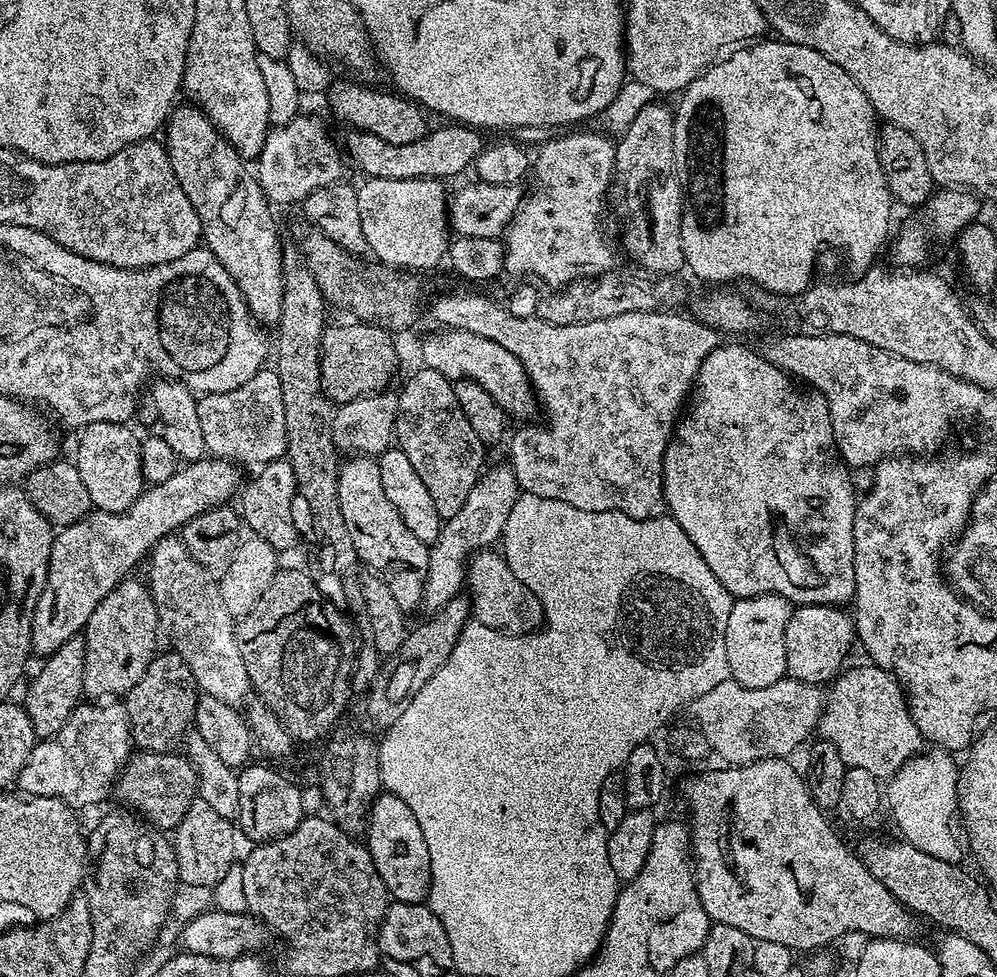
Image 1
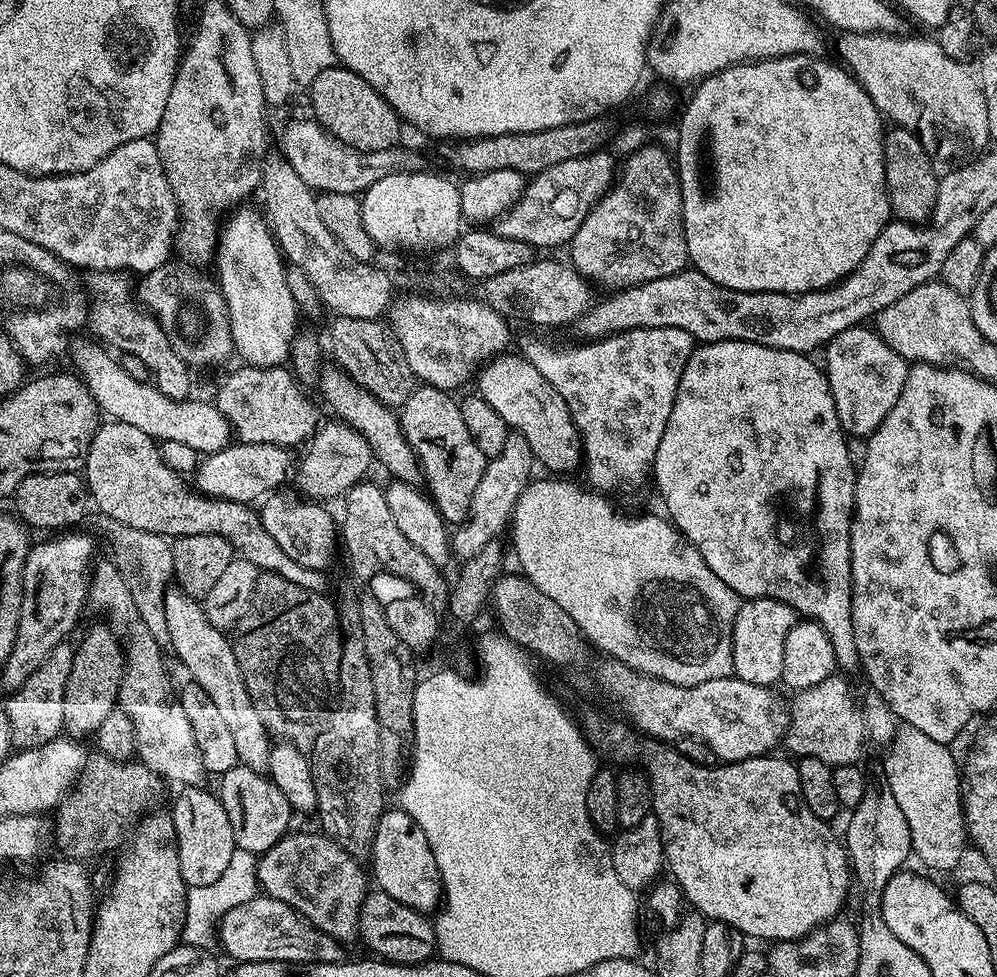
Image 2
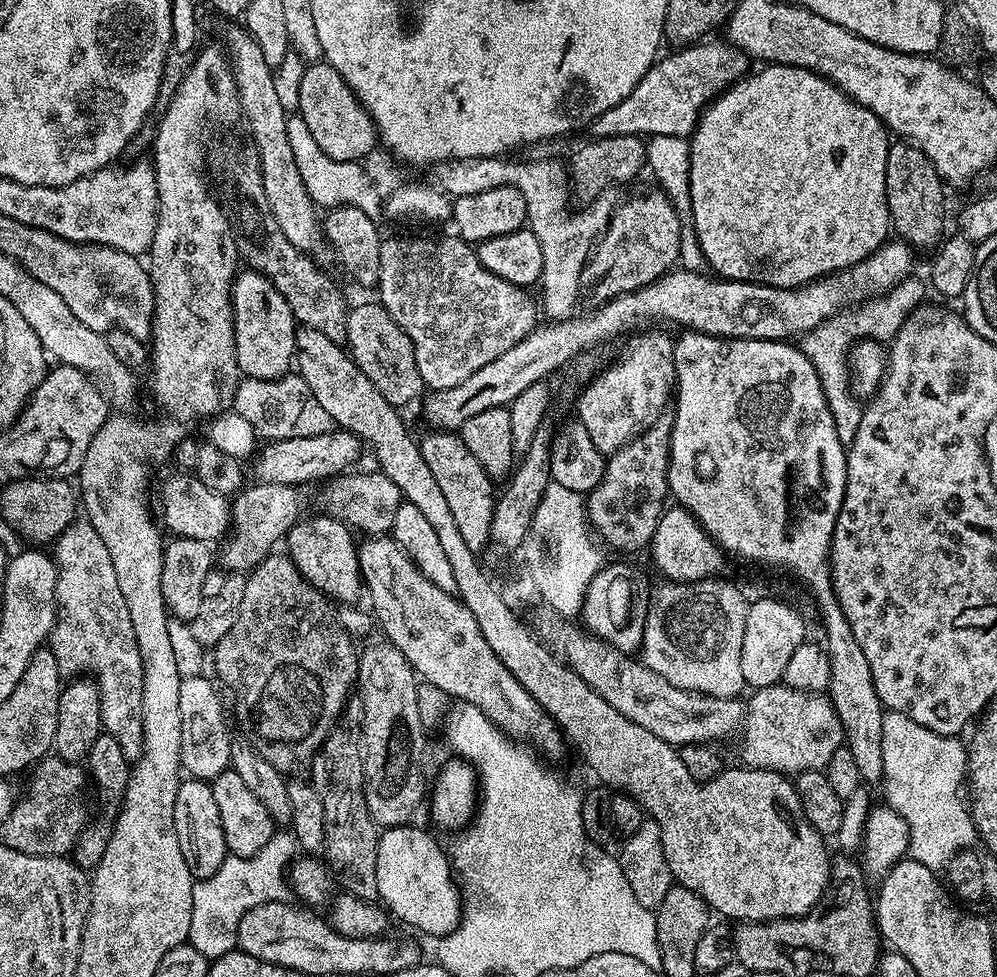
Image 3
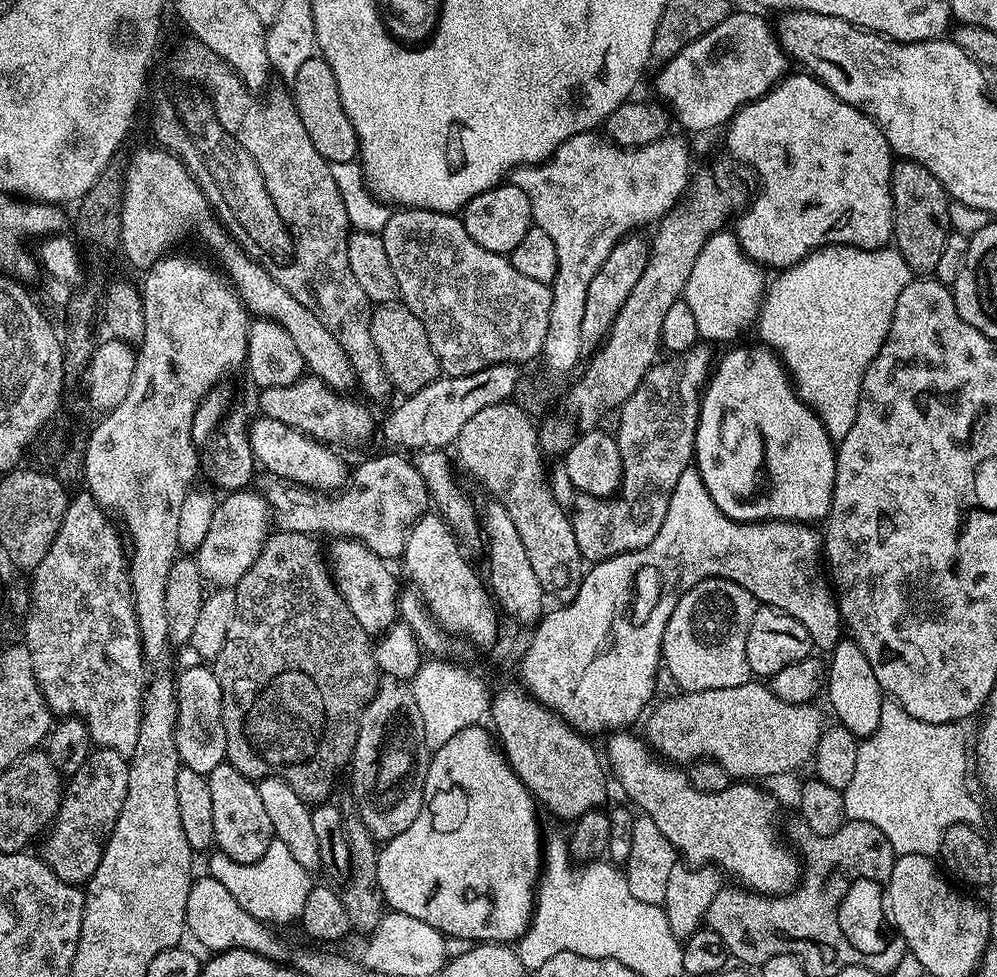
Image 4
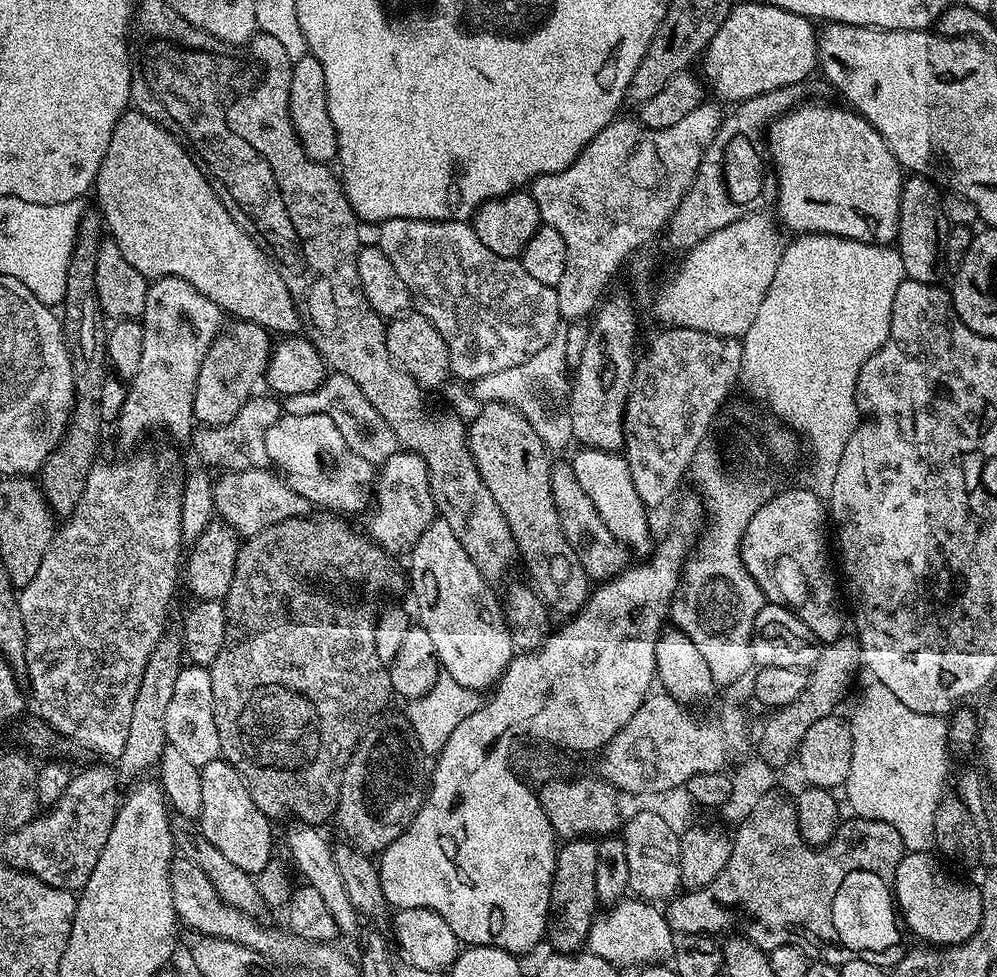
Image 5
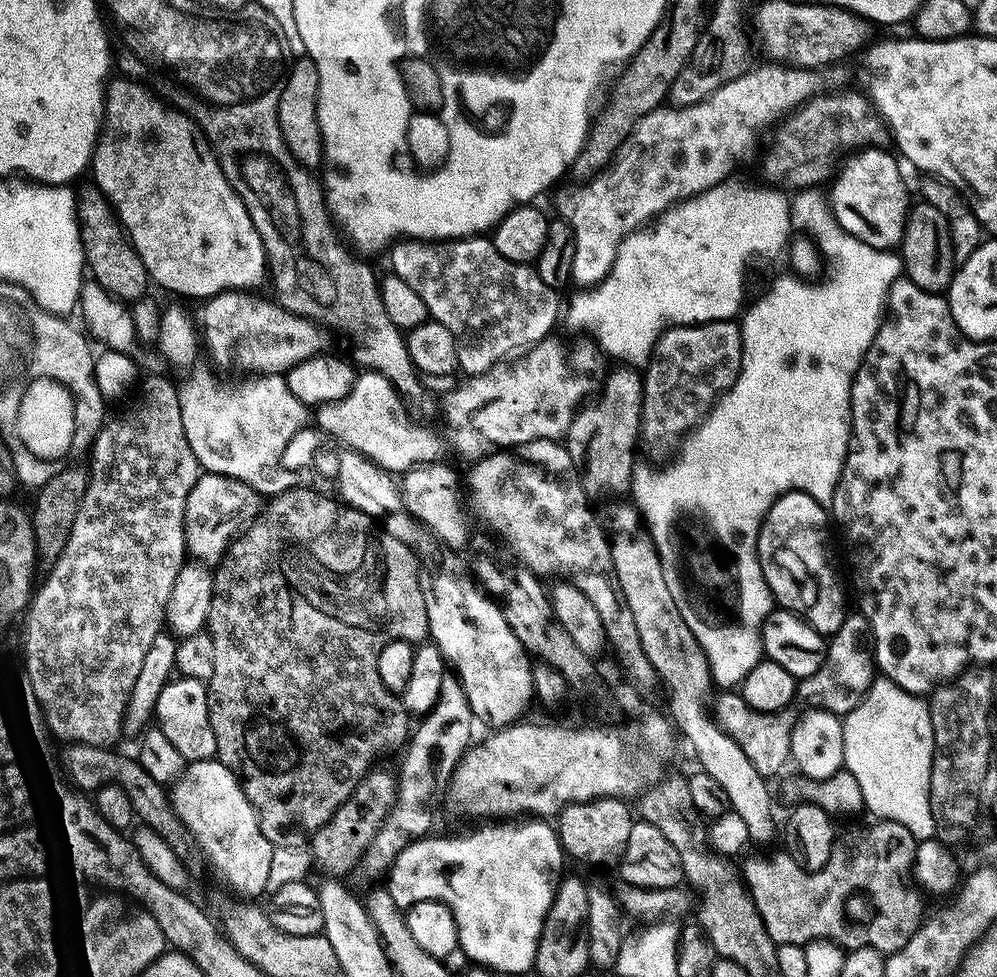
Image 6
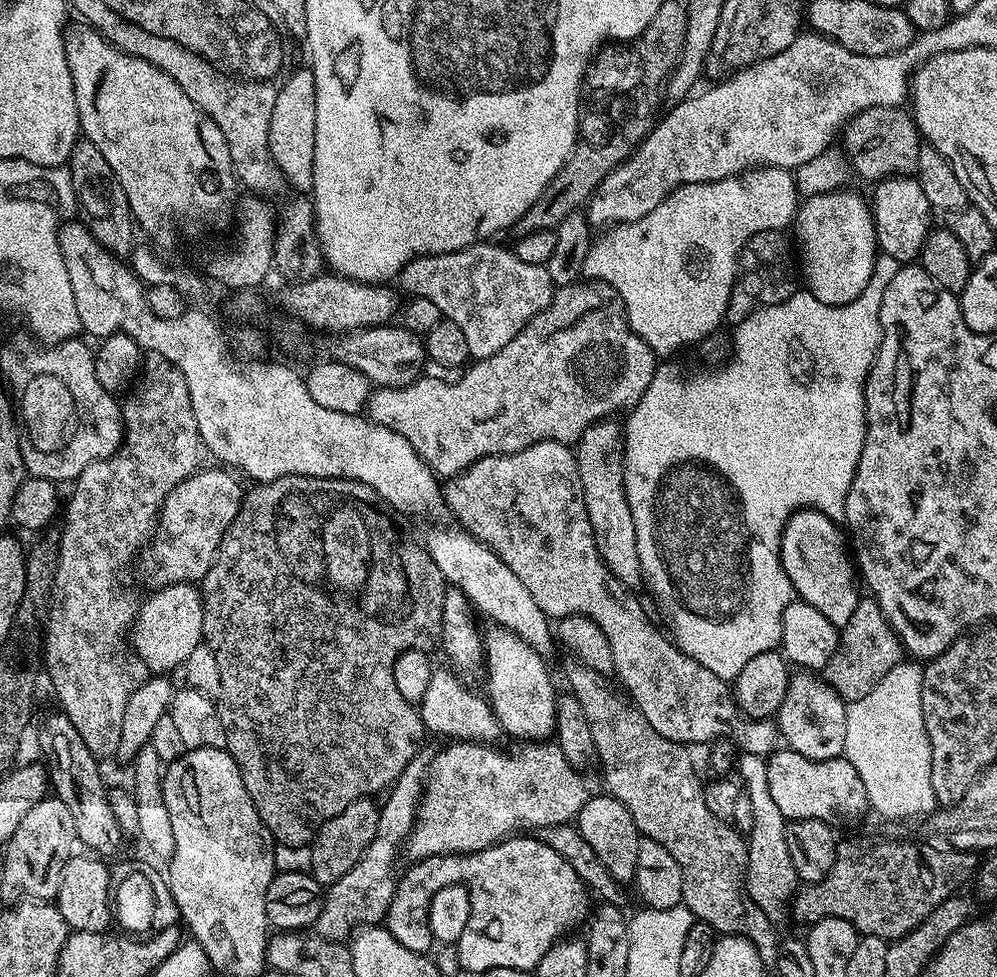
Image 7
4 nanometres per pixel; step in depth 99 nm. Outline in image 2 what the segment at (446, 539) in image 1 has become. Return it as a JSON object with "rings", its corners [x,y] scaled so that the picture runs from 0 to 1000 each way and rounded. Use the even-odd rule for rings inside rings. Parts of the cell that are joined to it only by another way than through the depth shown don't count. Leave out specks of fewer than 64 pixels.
{"rings":[[[511,441],[508,456],[504,456],[504,461],[499,461],[499,465],[485,476],[483,490],[479,492],[473,507],[469,531],[452,546],[451,565],[456,572],[458,569],[458,574],[473,573],[479,567],[479,563],[487,559],[487,555],[498,552],[503,548],[501,545],[511,539],[520,510],[535,490],[534,475],[536,476],[536,468],[532,461],[532,452],[528,452],[524,444]]]}

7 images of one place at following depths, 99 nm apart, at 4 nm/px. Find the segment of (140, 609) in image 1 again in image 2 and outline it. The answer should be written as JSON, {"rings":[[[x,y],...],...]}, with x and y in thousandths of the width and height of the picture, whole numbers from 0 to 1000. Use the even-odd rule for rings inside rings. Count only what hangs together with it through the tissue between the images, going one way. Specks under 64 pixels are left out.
{"rings":[[[107,638],[104,639],[94,640],[81,653],[80,660],[77,658],[74,663],[74,678],[70,682],[70,695],[66,698],[64,732],[64,749],[72,755],[91,754],[118,725],[126,667],[121,656],[120,659],[116,656],[117,648]]]}

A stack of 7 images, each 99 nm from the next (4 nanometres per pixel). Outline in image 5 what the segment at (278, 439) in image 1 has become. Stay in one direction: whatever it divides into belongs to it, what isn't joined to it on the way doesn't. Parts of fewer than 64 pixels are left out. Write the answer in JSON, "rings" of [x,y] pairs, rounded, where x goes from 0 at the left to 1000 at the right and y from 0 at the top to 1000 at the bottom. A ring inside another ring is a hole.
{"rings":[[[326,384],[325,390],[315,399],[311,399],[307,403],[288,406],[284,410],[283,418],[286,423],[291,425],[328,426],[343,442],[347,456],[373,476],[384,475],[399,462],[395,440],[391,440],[391,436],[387,436],[383,424],[379,424],[379,420],[375,420],[375,416],[371,416],[371,411],[363,403],[363,399],[346,385]]]}

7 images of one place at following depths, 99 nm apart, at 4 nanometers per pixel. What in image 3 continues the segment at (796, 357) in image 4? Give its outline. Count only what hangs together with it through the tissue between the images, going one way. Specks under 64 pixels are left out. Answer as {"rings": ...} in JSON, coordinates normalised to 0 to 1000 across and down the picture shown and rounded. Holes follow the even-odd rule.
{"rings":[[[920,285],[909,286],[901,293],[897,293],[894,297],[887,300],[886,303],[868,306],[866,311],[856,314],[854,317],[840,319],[838,323],[832,324],[828,330],[824,330],[815,340],[809,340],[801,349],[801,356],[806,359],[808,366],[812,366],[812,371],[816,371],[816,379],[820,379],[820,387],[824,391],[824,399],[828,403],[828,411],[832,416],[832,424],[837,424],[837,436],[841,440],[841,452],[845,452],[848,456],[857,452],[857,444],[861,444],[861,432],[865,432],[865,414],[859,402],[855,400],[851,359],[854,358],[855,351],[857,351],[858,348],[864,348],[864,350],[870,350],[872,348],[882,350],[894,349],[901,337],[907,333],[907,327],[910,325],[918,315],[922,315],[928,310],[928,288],[926,291],[925,288],[919,286]]]}

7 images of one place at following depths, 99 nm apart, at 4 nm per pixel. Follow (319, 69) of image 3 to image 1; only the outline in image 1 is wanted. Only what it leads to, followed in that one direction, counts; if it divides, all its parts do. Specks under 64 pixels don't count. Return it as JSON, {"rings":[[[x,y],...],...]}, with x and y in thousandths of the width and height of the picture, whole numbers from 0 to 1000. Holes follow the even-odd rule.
{"rings":[[[338,81],[329,90],[327,100],[333,115],[350,132],[375,137],[375,141],[383,141],[383,145],[391,145],[395,149],[403,149],[407,145],[419,145],[431,133],[430,120],[420,106],[398,96],[396,93],[379,94],[365,84],[354,84],[352,81]]]}

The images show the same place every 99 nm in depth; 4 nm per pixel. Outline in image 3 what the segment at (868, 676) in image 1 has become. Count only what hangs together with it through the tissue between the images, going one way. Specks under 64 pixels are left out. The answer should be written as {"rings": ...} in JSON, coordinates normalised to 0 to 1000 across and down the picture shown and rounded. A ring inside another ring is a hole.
{"rings":[[[785,698],[759,704],[753,711],[744,742],[749,785],[787,792],[829,787],[837,768],[848,760],[847,744],[829,711],[796,706]]]}

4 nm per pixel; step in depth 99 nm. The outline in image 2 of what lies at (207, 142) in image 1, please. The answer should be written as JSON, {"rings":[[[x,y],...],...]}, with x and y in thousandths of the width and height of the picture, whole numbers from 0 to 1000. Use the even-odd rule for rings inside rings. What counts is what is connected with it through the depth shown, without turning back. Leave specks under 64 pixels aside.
{"rings":[[[249,211],[238,212],[224,226],[223,232],[220,234],[215,259],[215,271],[217,270],[215,282],[223,297],[231,321],[236,363],[242,364],[245,367],[242,369],[246,374],[255,377],[279,377],[290,367],[293,352],[298,346],[297,322],[299,322],[299,316],[295,309],[295,301],[291,301],[289,274],[285,259],[281,257],[281,250],[273,237],[272,229],[260,212],[258,214],[245,212]]]}

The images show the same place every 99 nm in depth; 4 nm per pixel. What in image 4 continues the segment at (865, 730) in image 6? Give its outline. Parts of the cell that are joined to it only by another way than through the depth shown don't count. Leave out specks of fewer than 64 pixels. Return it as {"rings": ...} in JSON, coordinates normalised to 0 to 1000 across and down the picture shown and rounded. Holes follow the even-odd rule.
{"rings":[[[888,715],[885,735],[881,735],[881,747],[862,758],[861,784],[857,784],[857,796],[847,812],[847,834],[851,839],[873,841],[881,845],[893,862],[900,876],[925,874],[929,878],[942,873],[947,852],[958,843],[973,843],[983,839],[979,823],[967,815],[967,781],[973,776],[973,762],[967,758],[962,740],[934,741],[925,739],[913,731],[898,716]]]}

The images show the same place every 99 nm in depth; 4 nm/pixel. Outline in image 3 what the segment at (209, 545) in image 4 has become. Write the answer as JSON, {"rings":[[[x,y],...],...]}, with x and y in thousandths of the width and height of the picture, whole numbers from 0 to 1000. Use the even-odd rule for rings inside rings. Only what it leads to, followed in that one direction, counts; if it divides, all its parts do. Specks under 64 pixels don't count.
{"rings":[[[253,493],[253,496],[245,497],[241,499],[239,504],[237,504],[235,511],[232,513],[232,537],[231,544],[228,546],[227,552],[224,554],[225,562],[222,565],[219,565],[219,577],[226,581],[229,584],[229,588],[248,588],[253,584],[257,578],[262,577],[264,573],[269,570],[269,568],[274,564],[273,561],[277,556],[284,554],[286,550],[288,550],[289,544],[293,541],[294,536],[297,535],[298,532],[302,531],[303,524],[301,524],[301,519],[304,518],[305,512],[301,509],[302,501],[300,498],[294,497],[292,495],[262,495],[260,493]]]}

